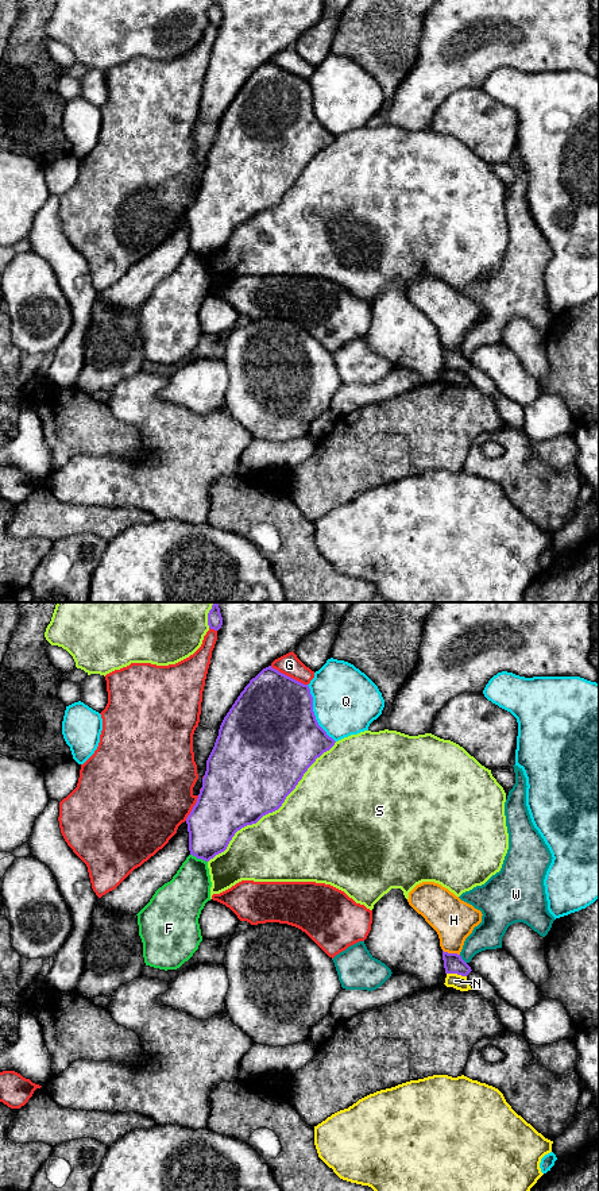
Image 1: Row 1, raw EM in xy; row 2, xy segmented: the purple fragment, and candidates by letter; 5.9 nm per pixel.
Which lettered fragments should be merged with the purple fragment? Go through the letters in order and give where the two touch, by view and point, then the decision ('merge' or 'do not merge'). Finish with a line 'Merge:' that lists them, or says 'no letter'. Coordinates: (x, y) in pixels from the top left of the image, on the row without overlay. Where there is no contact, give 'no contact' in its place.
F: contact xy (198, 253); do not merge
G: contact xy (289, 72); do not merge
H: contact xy (451, 349); do not merge
N: contact xy (456, 367); do not merge
Q: contact xy (313, 108); do not merge
S: contact xy (274, 205); do not merge
W: contact xy (462, 354); do not merge
Merge: no letter

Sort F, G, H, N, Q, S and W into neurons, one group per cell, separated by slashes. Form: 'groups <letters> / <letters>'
groups F / G / H / N / Q / S / W

